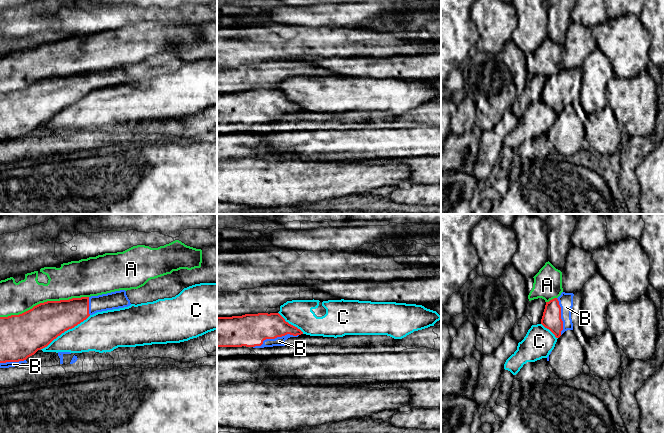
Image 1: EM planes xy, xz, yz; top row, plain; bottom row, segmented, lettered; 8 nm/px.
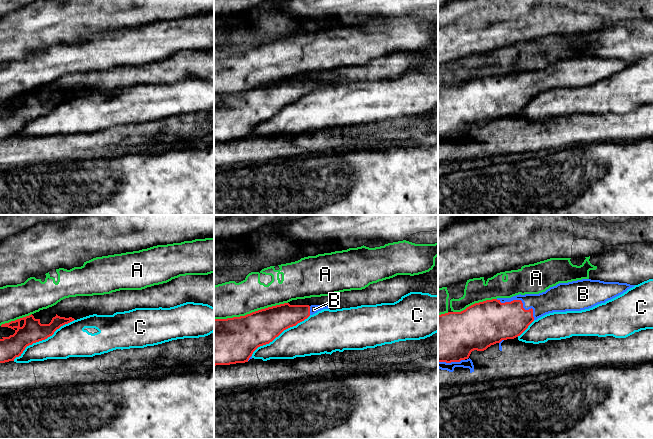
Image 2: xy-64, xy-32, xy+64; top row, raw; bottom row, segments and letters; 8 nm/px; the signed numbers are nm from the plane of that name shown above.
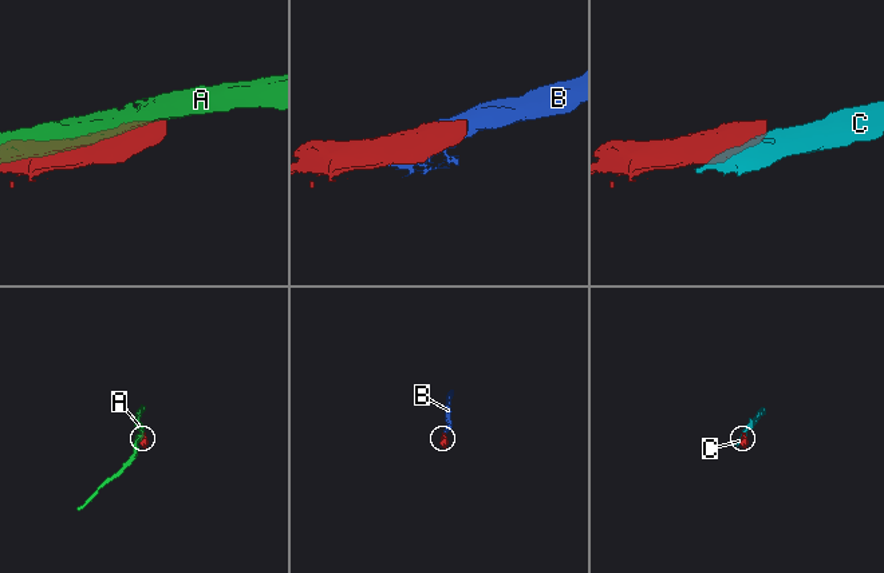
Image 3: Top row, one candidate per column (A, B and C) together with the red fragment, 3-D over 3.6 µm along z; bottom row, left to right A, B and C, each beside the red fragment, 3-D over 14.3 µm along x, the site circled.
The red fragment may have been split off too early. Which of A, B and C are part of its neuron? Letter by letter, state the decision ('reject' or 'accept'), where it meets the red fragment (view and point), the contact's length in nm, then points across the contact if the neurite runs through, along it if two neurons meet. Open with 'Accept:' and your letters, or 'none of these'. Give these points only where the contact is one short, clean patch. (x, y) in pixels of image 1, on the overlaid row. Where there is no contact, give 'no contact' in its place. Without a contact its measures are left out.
Accept: B
A: reject; contact xy (44, 302); length 750 nm
B: accept; contact xz (275, 337); length 380 nm
C: reject; contact xy (65, 330); length 500 nm

